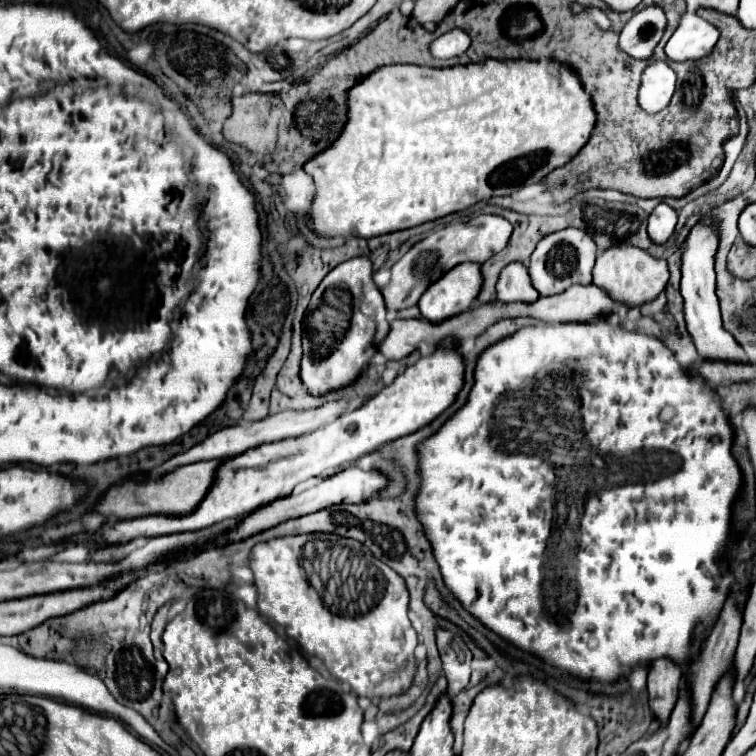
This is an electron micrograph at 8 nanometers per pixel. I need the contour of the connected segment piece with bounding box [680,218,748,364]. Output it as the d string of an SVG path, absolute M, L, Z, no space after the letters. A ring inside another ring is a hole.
M702 218L688 234L688 248L682 254L682 284L680 292L684 298L684 316L686 328L694 340L698 354L704 360L726 360L732 364L740 364L748 360L742 346L734 340L734 336L722 326L718 298L716 298L716 274L714 274L714 254L718 248L718 234L710 224L710 218Z

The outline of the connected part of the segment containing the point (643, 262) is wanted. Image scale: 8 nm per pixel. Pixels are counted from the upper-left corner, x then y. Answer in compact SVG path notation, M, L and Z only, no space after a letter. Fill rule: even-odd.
M622 246L622 248L614 248L610 252L606 250L596 258L592 284L606 290L606 294L610 294L614 300L618 300L626 306L640 306L644 302L654 300L666 288L668 278L670 278L670 274L668 274L666 260L648 256L644 250L634 248L634 246Z

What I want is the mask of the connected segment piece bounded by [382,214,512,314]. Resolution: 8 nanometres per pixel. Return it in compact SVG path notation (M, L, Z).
M482 214L462 226L444 228L444 230L434 232L432 236L416 242L392 266L392 280L382 292L388 312L394 314L396 310L414 306L420 300L422 292L432 282L436 282L444 272L448 272L452 266L456 266L460 262L480 262L480 264L486 262L488 258L492 258L496 252L500 252L508 244L510 234L512 234L512 224L506 218L502 218L498 214Z

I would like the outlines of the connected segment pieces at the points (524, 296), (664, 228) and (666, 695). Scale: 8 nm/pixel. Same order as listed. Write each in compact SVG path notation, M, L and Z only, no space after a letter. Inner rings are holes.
M510 262L500 272L496 294L500 302L534 302L540 294L530 284L528 268L522 262Z
M660 202L660 204L652 210L652 214L650 214L650 218L648 218L648 234L650 234L652 242L664 244L664 242L672 236L676 222L678 222L676 210L670 208L666 202Z
M668 658L654 660L648 670L650 710L660 724L664 724L670 718L670 712L678 702L680 678L682 678L682 668L678 668Z

